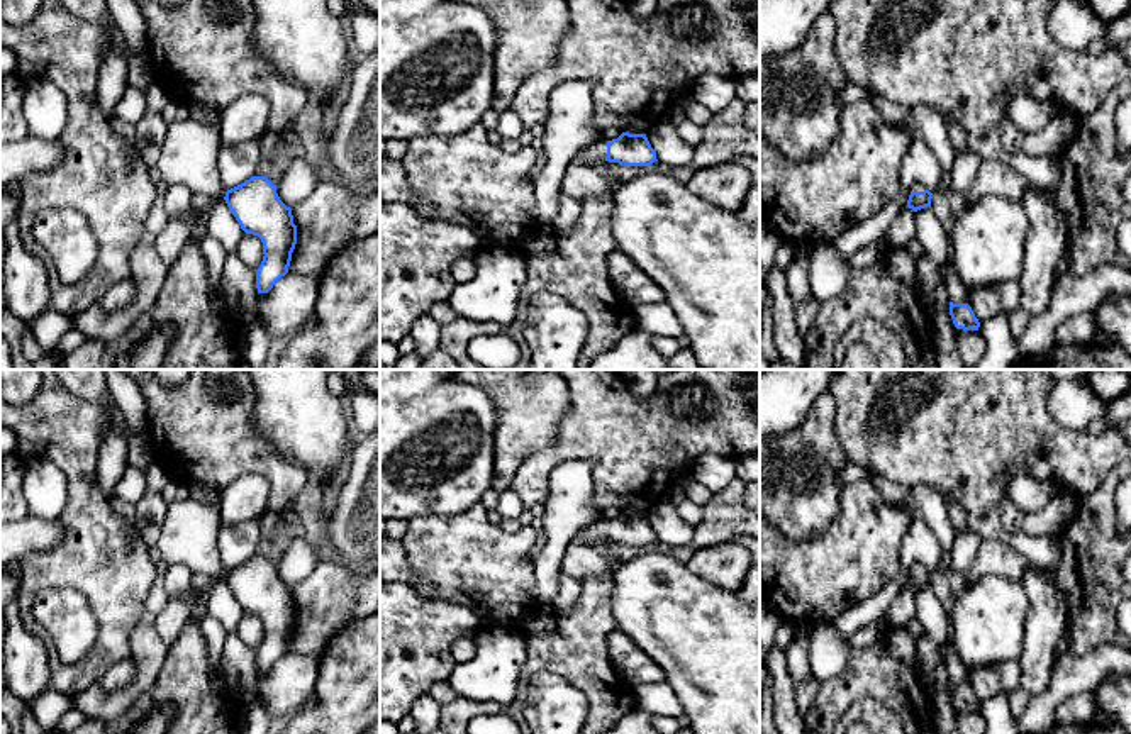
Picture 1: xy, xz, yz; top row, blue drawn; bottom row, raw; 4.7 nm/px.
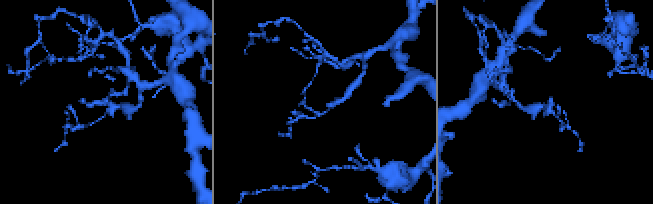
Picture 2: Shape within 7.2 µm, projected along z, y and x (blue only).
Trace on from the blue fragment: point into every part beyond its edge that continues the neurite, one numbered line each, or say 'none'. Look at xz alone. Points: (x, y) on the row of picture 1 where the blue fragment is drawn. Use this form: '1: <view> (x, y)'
1: xz (594, 155)

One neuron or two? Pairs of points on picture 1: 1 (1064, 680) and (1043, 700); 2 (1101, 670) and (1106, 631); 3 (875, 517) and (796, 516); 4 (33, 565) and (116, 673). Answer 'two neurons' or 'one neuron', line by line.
1: one neuron
2: two neurons
3: two neurons
4: two neurons

